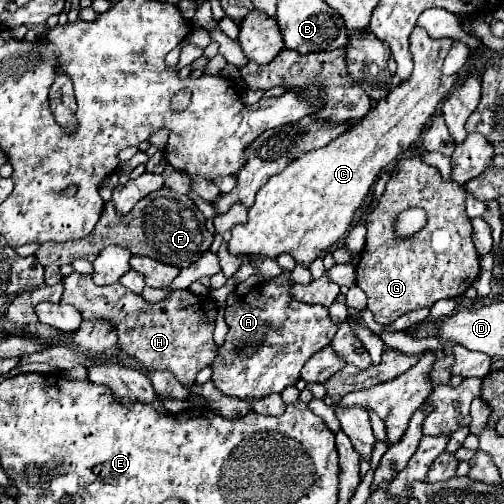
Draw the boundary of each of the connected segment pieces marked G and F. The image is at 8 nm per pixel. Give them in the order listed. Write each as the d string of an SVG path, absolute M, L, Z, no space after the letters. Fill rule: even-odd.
M418 156L404 158L396 164L396 172L386 182L386 190L378 202L378 208L370 214L366 222L366 244L356 264L356 286L360 286L368 296L368 310L374 314L374 320L378 324L390 324L398 316L424 306L432 306L442 298L462 296L478 278L480 256L472 242L472 222L466 214L466 196L468 194L460 184L442 180L440 172L434 166L428 166ZM408 208L424 208L428 220L420 232L412 234L406 240L396 234L396 220Z
M166 186L146 196L146 200L140 200L138 208L134 208L134 212L128 214L118 214L112 200L106 202L96 228L86 238L68 242L44 242L34 256L42 266L72 264L78 258L94 262L96 256L112 244L124 246L138 256L148 256L176 268L186 268L188 264L194 264L194 260L198 260L198 256L210 248L212 234L208 232L206 220L202 212L196 208L196 204L188 196L182 196Z

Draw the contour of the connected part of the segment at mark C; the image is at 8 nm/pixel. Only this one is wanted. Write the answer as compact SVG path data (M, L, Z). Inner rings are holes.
M416 26L410 36L410 54L414 60L414 70L410 74L410 80L404 80L402 84L390 88L386 98L378 100L376 106L370 108L370 112L362 120L350 124L350 128L342 132L338 138L334 138L328 146L306 152L304 156L290 162L284 172L272 176L258 190L256 202L248 210L246 226L232 228L228 252L234 256L264 254L270 258L276 258L278 254L286 252L286 254L292 254L296 262L302 262L308 266L316 256L320 256L322 250L328 250L332 244L336 244L348 232L354 212L362 206L362 202L370 194L370 188L380 176L380 172L388 168L400 154L404 154L420 138L422 130L434 116L436 108L448 98L448 92L462 82L464 74L468 74L468 72L458 72L452 76L442 74L442 64L452 46L454 46L454 38L442 38L438 42L432 42L432 38L422 28Z

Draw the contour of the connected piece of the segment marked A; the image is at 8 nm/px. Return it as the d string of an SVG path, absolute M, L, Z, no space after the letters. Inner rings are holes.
M282 270L280 276L266 282L266 290L254 290L236 304L226 306L228 334L210 366L210 380L222 394L256 402L274 392L282 392L286 386L296 384L306 360L334 338L338 328L330 320L328 310L294 300L290 296L292 286L290 272Z

